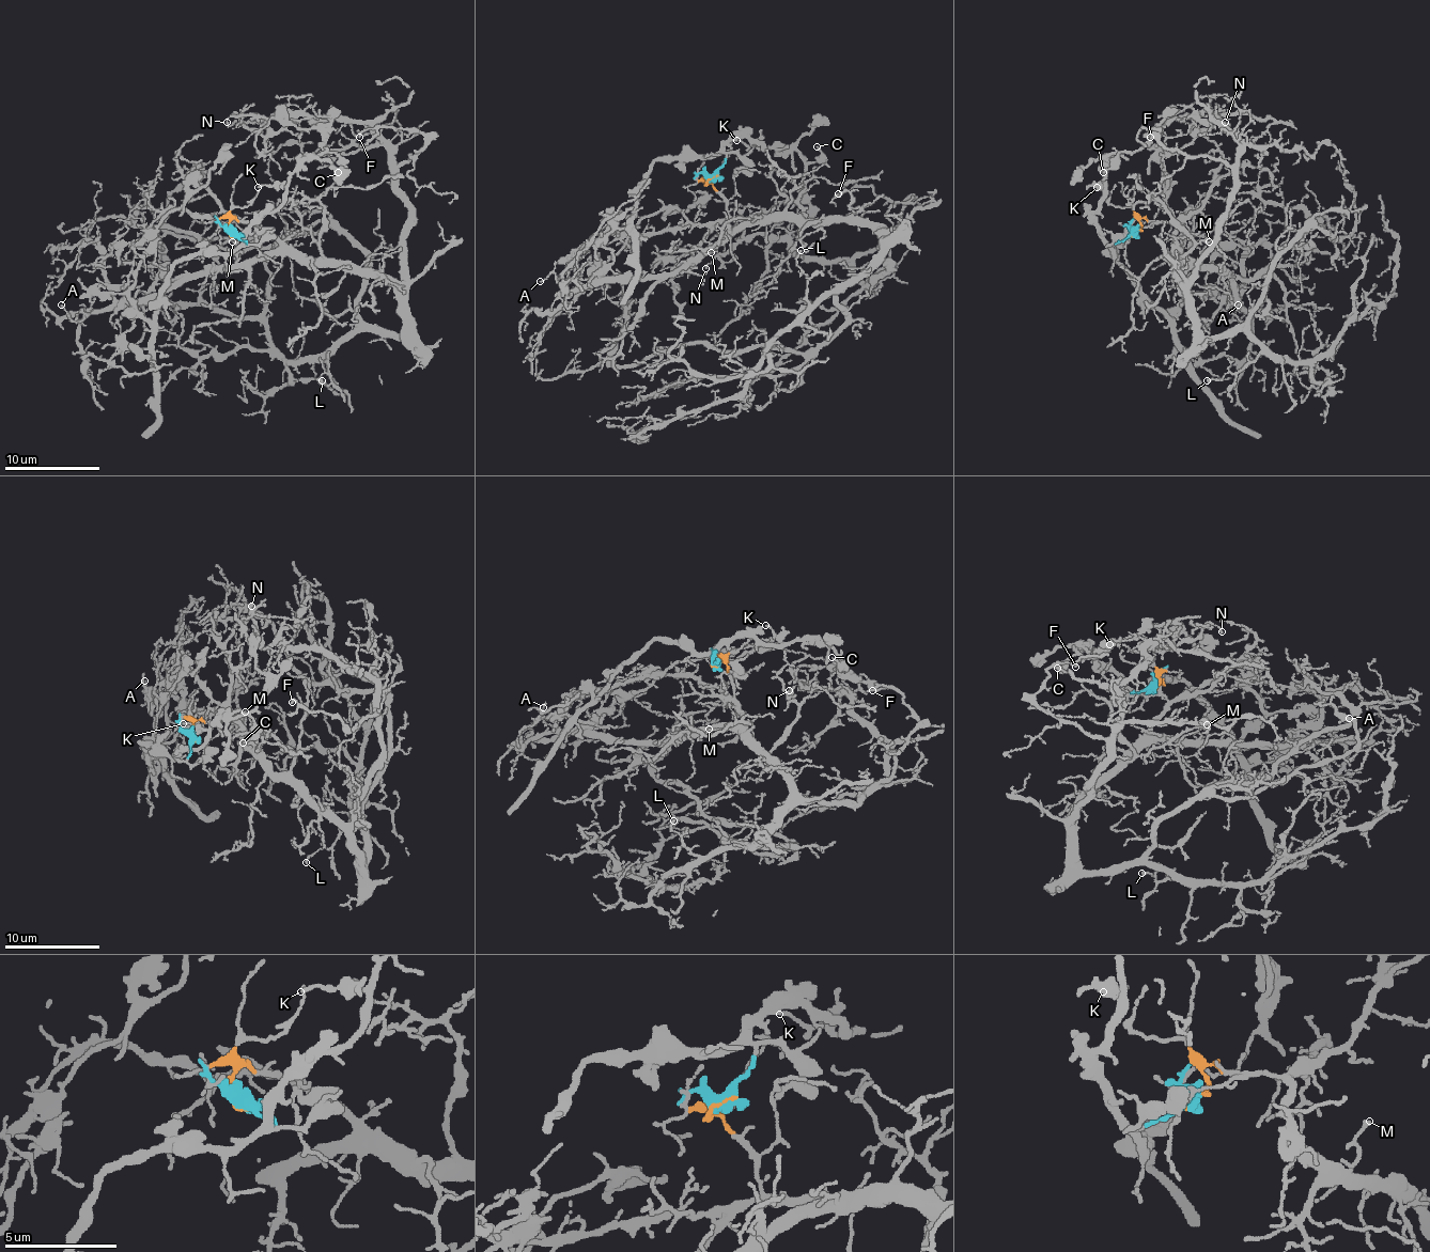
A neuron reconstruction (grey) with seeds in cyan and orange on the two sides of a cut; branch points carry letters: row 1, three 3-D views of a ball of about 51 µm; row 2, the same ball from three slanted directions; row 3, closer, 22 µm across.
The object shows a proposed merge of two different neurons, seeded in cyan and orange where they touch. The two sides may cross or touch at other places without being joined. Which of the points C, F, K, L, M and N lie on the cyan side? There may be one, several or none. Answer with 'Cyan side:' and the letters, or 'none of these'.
Cyan side: C, K

